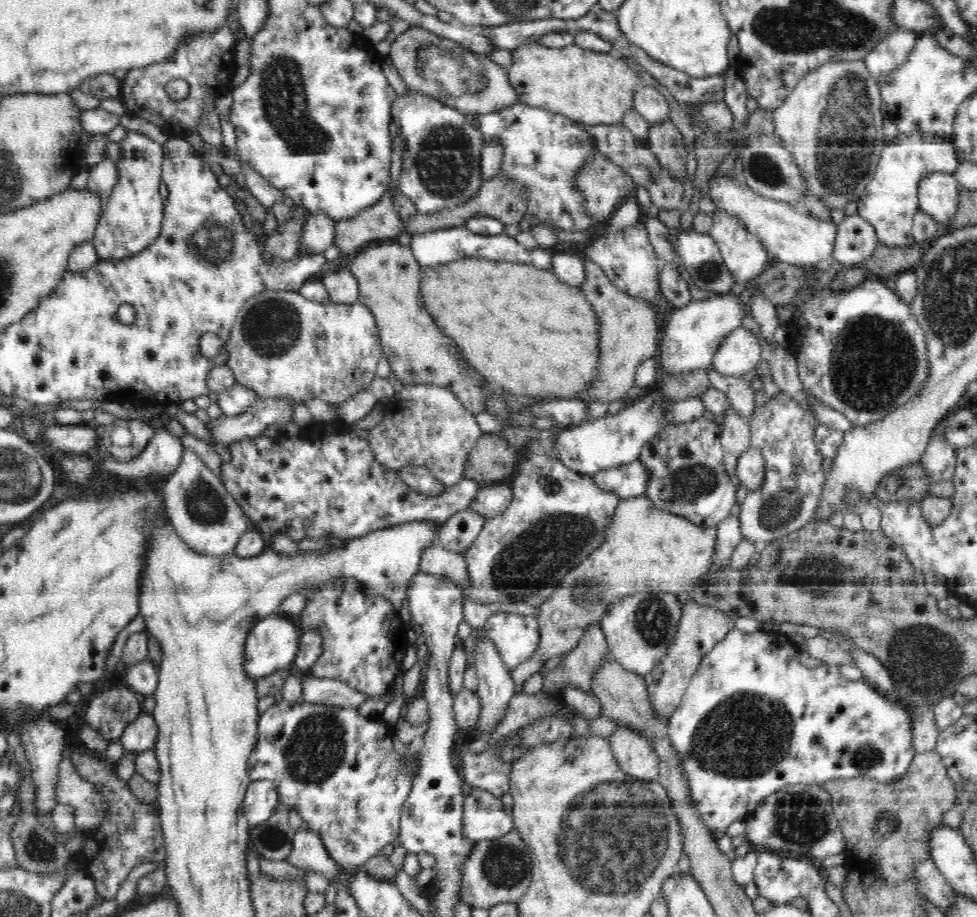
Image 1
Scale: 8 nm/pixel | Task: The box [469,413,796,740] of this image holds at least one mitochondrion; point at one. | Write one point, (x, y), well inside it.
(537, 556)

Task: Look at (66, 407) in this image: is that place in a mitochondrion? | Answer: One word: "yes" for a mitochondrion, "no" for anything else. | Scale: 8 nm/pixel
no

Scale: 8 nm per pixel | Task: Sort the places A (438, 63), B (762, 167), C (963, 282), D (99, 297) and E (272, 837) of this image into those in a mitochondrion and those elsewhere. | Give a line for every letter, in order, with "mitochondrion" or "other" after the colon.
A: mitochondrion
B: mitochondrion
C: mitochondrion
D: other
E: mitochondrion

